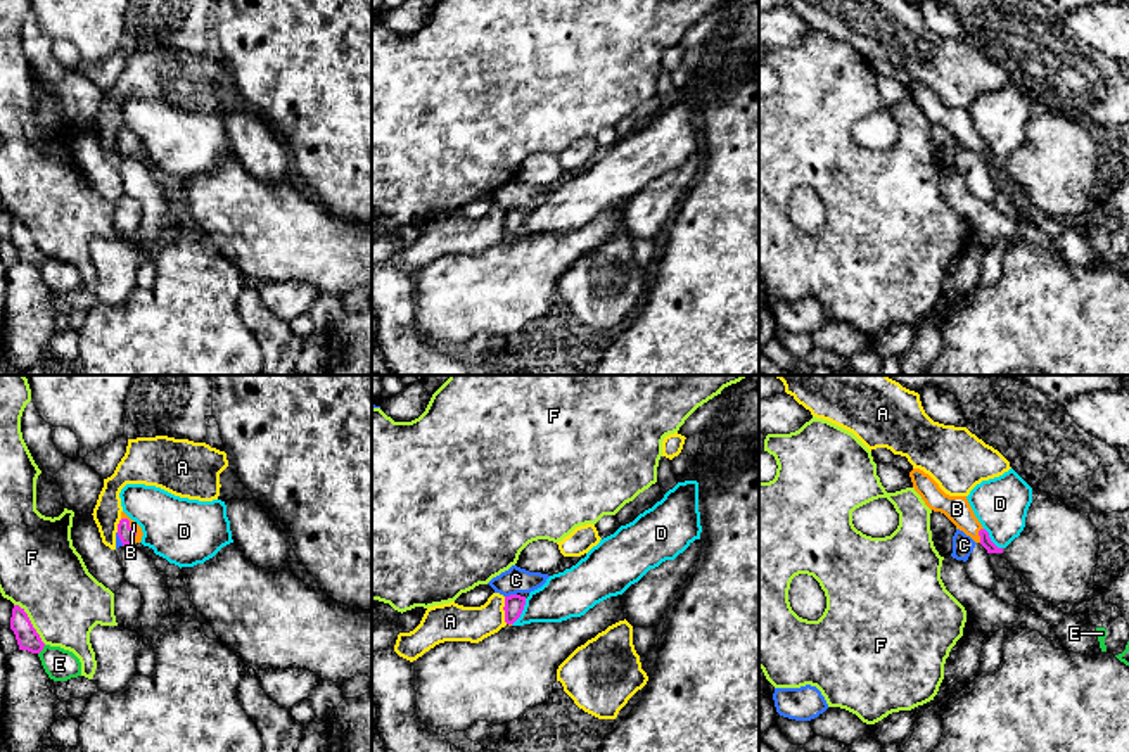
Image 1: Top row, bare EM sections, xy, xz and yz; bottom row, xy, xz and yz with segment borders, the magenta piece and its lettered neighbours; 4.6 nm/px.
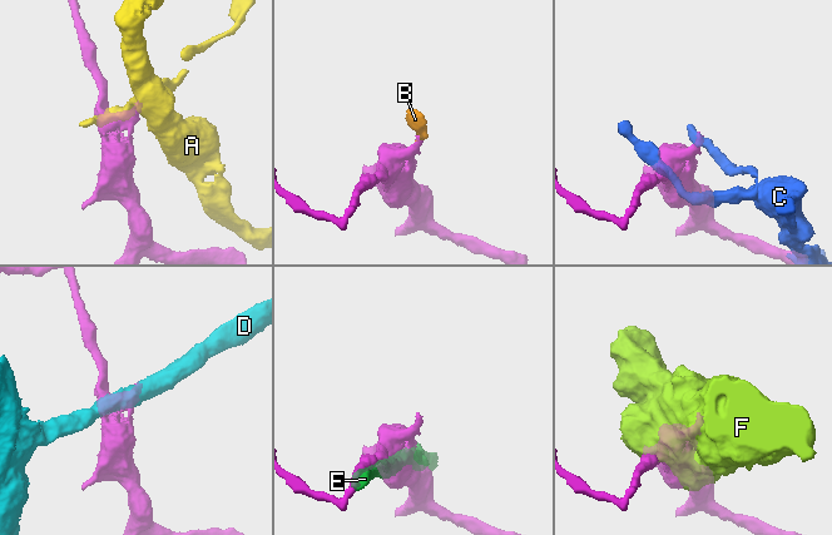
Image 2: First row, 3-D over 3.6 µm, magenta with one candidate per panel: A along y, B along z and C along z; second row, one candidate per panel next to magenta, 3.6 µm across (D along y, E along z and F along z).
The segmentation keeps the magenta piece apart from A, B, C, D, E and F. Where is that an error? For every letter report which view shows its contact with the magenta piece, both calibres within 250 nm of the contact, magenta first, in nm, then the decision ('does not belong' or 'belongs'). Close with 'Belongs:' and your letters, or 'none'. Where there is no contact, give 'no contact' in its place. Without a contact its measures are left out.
A: xz | 90/180 nm | does not belong
B: xy | 80/40 nm | belongs
C: xz | 90/120 nm | does not belong
D: xz | 90/220 nm | does not belong
E: xy | 100/150 nm | does not belong
F: xy | 100/380 nm | does not belong
Belongs: B

